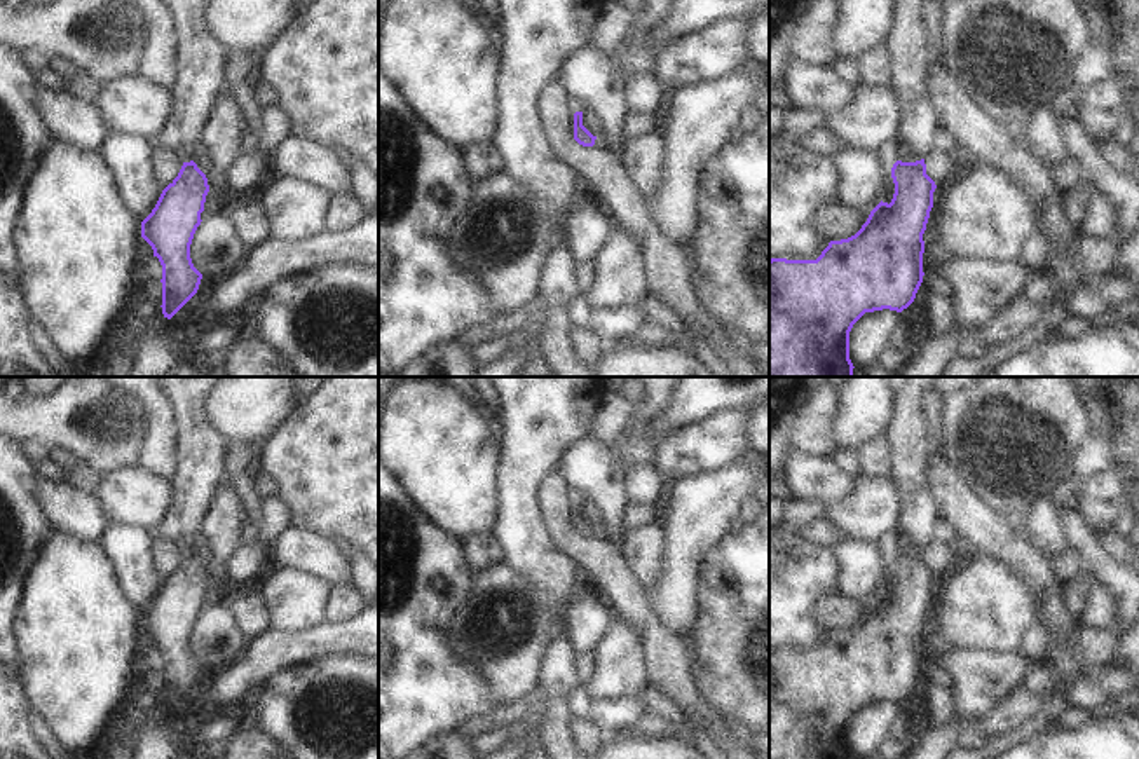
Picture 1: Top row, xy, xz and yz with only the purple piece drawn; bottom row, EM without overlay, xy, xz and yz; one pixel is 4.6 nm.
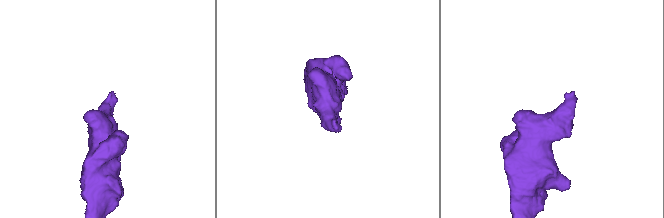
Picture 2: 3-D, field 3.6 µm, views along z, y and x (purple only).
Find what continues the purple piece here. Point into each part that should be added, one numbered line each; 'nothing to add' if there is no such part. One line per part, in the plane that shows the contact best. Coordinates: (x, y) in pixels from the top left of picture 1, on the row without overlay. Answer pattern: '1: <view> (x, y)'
1: yz (909, 437)

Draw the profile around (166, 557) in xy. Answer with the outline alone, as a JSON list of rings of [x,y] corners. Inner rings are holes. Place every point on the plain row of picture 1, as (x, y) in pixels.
[[[160,536],[152,539],[152,564],[159,578],[166,579],[178,567],[183,553]]]

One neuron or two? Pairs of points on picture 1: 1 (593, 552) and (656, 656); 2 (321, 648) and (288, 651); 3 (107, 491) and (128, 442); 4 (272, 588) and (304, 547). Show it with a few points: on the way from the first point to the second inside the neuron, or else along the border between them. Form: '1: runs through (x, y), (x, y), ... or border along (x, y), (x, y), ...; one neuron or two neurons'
1: runs through (611, 578), (653, 630); one neuron
2: runs through (313, 648), (297, 649); one neuron
3: border along (136, 464), (128, 464), (103, 475); two neurons
4: border along (271, 562), (309, 573), (325, 583); two neurons

